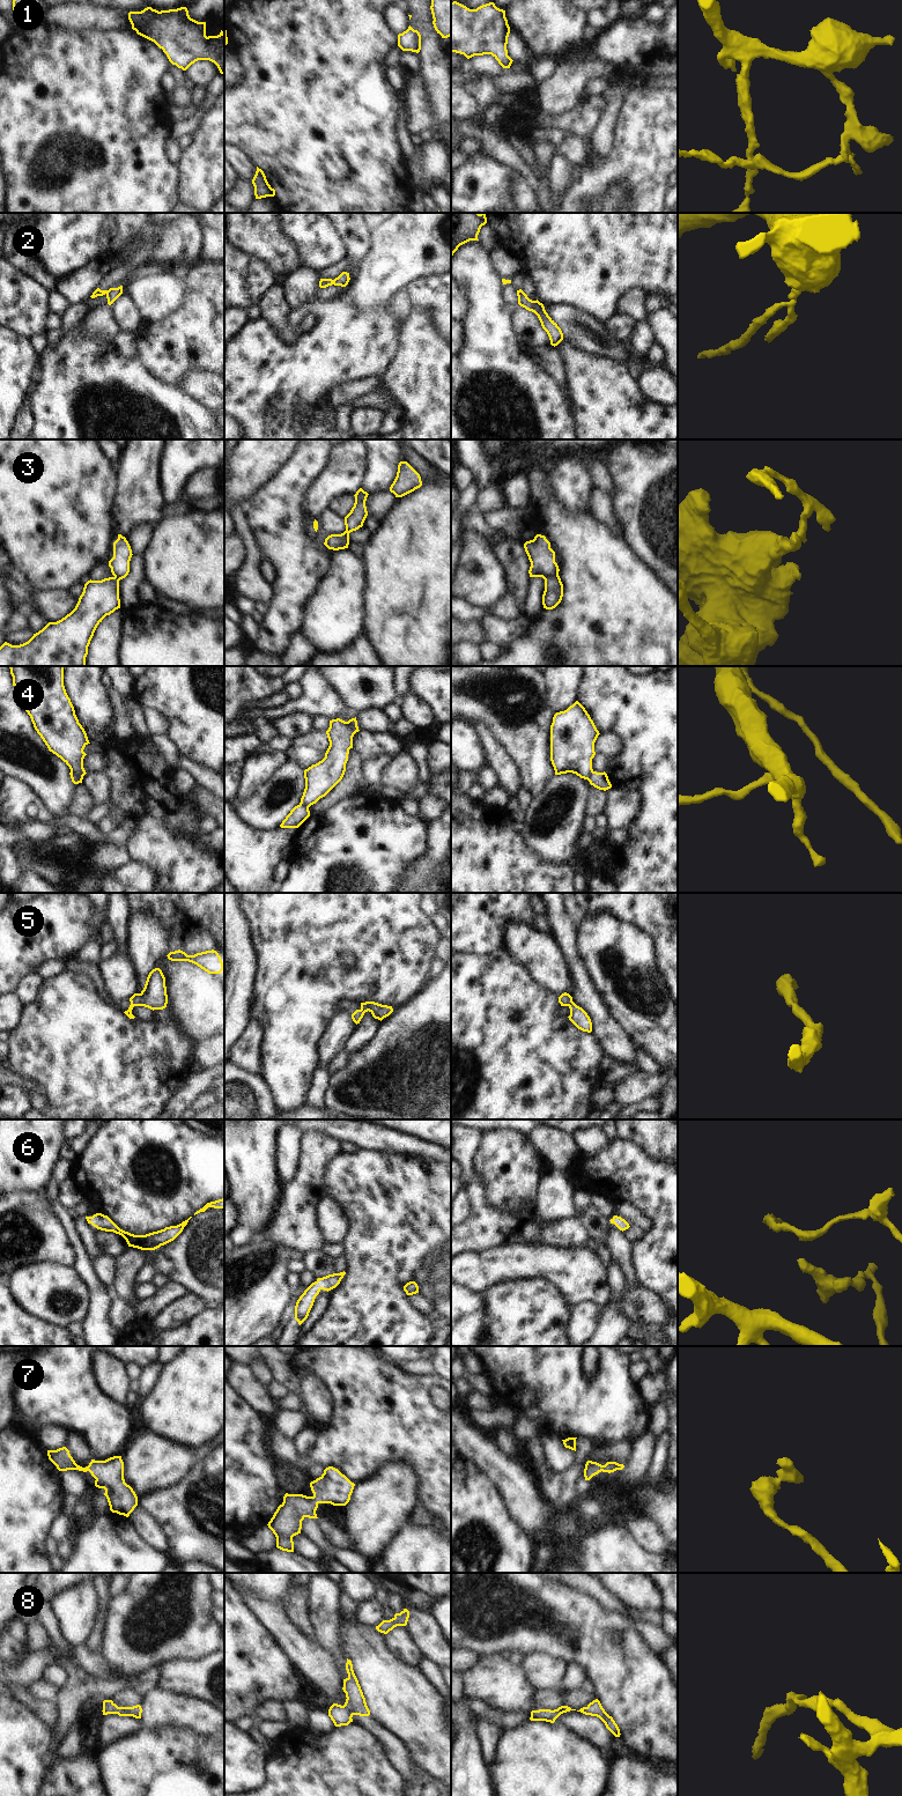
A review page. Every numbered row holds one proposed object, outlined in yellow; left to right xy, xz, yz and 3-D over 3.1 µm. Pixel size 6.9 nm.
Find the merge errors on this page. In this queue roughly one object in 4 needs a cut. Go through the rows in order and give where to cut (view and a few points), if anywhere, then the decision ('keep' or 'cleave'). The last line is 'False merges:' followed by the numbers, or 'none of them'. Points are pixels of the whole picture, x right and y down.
1: cut none; keep
2: cut xz (332, 280), (333, 283); cleave
3: cut yz (557, 574), (545, 579); cleave
4: cut xy (71, 769), (81, 780); cleave
5: cut none; keep
6: cut none; keep
7: cut none; keep
8: cut none; keep
False merges: 2, 3, 4

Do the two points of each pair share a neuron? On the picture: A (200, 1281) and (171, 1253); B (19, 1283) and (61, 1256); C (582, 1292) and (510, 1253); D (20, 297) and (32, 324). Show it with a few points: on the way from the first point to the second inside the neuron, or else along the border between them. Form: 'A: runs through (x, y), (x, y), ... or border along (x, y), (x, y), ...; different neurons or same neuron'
A: runs through (193, 1275), (178, 1259); same neuron
B: border along (24, 1264), (54, 1262), (72, 1268); different neurons
C: runs through (564, 1275), (553, 1263), (527, 1261); same neuron
D: runs through (20, 304), (26, 317); same neuron

